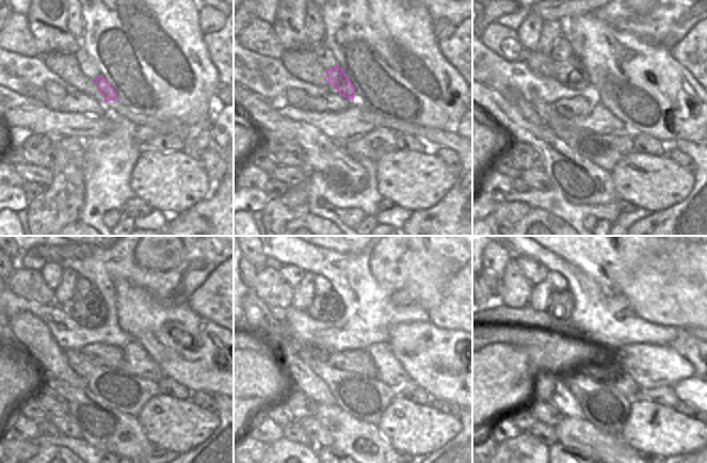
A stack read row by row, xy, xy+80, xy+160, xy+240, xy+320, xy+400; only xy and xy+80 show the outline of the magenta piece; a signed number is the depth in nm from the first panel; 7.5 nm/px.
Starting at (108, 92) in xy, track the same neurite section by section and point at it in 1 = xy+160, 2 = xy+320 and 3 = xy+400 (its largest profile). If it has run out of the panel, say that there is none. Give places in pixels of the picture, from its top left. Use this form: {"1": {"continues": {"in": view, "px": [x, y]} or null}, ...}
{"1": {"continues": {"in": "xy+160", "px": [571, 73]}}, "2": {"continues": {"in": "xy+320", "px": [328, 307]}}, "3": {"continues": {"in": "xy+400", "px": [561, 305]}}}

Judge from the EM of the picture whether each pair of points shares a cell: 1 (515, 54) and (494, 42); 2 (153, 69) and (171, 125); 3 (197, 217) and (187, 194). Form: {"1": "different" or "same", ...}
{"1": "same", "2": "different", "3": "different"}

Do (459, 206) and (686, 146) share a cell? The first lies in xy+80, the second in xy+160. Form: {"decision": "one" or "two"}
{"decision": "one"}

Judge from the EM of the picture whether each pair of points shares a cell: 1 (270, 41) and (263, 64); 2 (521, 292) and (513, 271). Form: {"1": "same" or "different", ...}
{"1": "different", "2": "same"}

